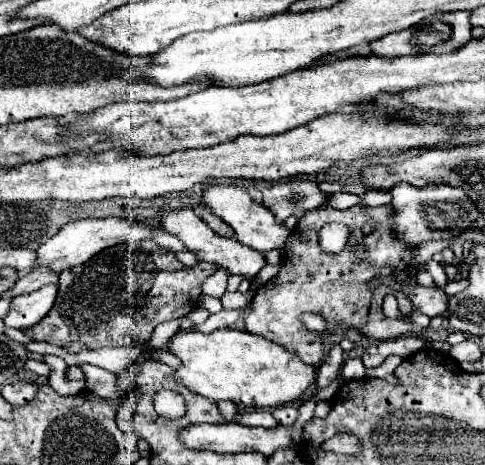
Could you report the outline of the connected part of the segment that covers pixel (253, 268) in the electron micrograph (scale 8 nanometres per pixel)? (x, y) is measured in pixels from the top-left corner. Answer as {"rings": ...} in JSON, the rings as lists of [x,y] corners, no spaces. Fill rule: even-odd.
{"rings":[[[193,208],[167,210],[167,212],[163,214],[161,228],[167,230],[169,234],[177,236],[177,238],[197,256],[197,260],[215,262],[215,264],[219,264],[219,266],[225,266],[225,268],[229,268],[231,274],[245,274],[245,276],[249,278],[249,276],[255,276],[255,274],[265,266],[265,256],[263,256],[261,252],[243,246],[243,244],[237,242],[235,238],[223,238],[223,236],[215,234],[201,218],[193,212]]]}

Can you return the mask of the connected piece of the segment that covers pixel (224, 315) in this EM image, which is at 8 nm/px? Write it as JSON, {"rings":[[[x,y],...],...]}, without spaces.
{"rings":[[[221,310],[217,314],[211,314],[203,324],[197,324],[199,330],[217,330],[217,328],[229,328],[233,326],[243,310]]]}

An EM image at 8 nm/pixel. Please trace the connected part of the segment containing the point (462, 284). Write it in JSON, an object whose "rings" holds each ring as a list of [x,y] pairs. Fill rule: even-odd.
{"rings":[[[460,279],[450,281],[445,286],[435,286],[435,288],[443,290],[443,292],[448,296],[453,296],[461,292],[461,290],[464,290],[467,284],[469,284],[468,279]]]}

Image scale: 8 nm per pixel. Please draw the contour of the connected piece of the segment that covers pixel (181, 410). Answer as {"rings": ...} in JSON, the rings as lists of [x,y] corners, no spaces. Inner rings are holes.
{"rings":[[[161,390],[155,394],[155,410],[165,418],[181,418],[185,414],[185,400],[179,392]]]}

